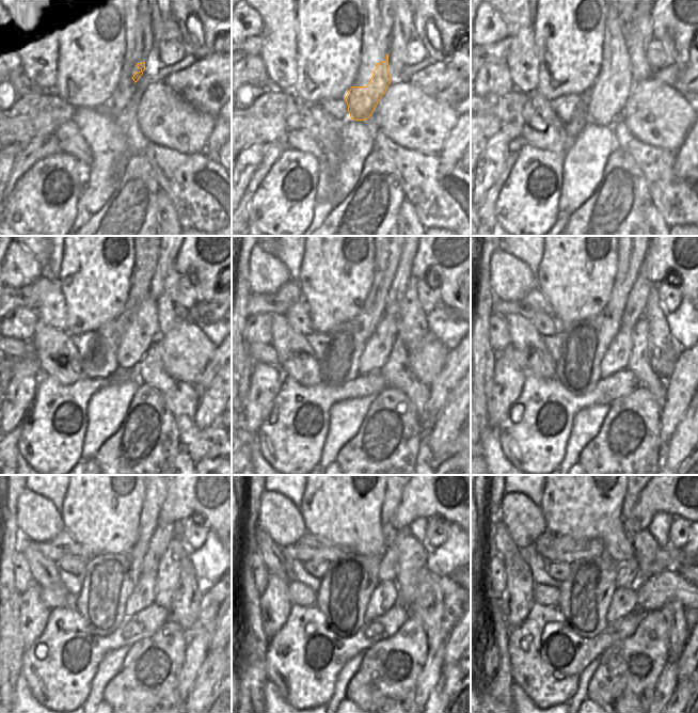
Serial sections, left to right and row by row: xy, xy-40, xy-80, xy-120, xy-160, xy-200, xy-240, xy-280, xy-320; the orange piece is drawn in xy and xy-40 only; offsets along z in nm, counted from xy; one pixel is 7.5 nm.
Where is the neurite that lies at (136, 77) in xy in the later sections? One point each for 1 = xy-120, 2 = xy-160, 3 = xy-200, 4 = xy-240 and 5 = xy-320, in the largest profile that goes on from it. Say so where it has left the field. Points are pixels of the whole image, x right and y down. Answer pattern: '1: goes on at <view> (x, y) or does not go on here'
1: goes on at xy-120 (142, 331)
2: goes on at xy-160 (378, 348)
3: goes on at xy-200 (616, 358)
4: goes on at xy-240 (143, 596)
5: goes on at xy-320 (623, 601)

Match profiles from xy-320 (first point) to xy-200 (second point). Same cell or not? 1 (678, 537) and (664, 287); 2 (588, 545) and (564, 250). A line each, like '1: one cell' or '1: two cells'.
1: one cell
2: two cells

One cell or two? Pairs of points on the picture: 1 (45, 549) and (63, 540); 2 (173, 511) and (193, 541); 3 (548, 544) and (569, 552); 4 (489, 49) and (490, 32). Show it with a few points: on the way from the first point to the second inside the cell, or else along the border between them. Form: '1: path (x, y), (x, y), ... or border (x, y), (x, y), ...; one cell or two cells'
1: path (49, 549), (59, 543); one cell
2: border (184, 519), (191, 518), (207, 528); two cells
3: path (553, 548), (564, 549); one cell
4: border (509, 36), (481, 45); two cells

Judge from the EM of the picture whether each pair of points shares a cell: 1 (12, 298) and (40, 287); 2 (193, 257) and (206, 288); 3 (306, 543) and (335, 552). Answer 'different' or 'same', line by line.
1: same
2: same
3: same

